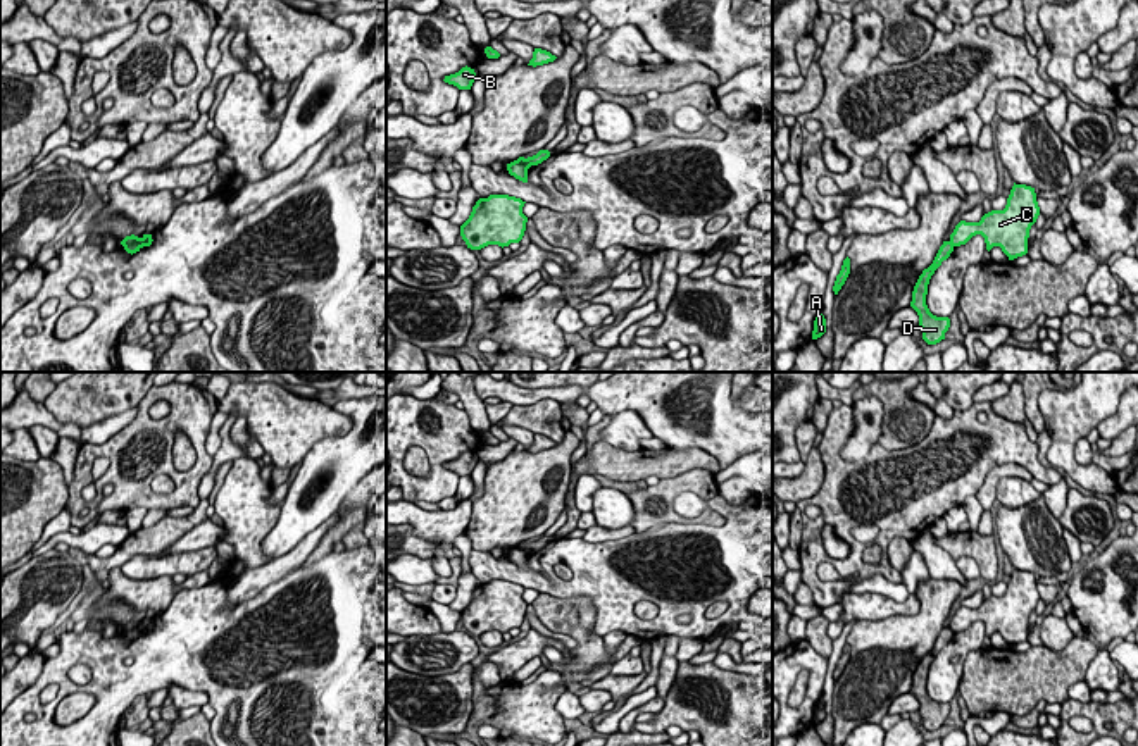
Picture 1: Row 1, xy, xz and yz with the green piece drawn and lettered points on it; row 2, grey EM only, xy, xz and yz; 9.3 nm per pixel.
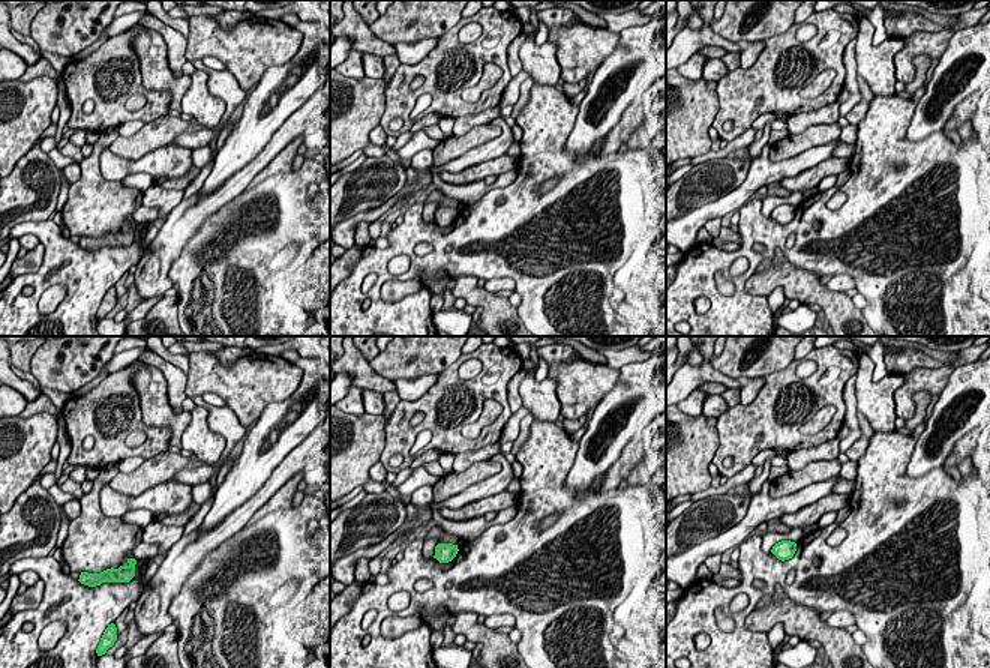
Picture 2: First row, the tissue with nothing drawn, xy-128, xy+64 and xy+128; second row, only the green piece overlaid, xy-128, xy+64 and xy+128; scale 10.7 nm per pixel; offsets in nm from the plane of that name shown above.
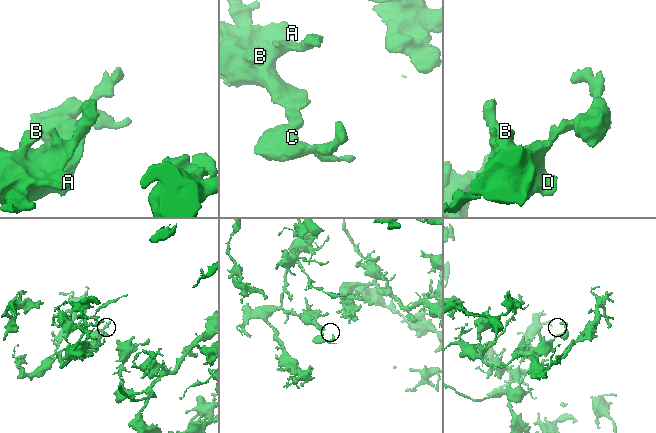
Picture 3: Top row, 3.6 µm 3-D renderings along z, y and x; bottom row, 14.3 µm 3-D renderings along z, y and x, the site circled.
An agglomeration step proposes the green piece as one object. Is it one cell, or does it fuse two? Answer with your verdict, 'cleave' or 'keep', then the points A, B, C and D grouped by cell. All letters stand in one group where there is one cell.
cleave | A B D / C

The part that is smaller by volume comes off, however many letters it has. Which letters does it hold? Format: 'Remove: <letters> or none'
Remove: C

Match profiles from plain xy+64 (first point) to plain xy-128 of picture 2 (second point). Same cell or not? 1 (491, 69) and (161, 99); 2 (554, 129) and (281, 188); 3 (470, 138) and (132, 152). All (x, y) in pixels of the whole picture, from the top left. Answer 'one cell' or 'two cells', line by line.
1: two cells
2: one cell
3: one cell

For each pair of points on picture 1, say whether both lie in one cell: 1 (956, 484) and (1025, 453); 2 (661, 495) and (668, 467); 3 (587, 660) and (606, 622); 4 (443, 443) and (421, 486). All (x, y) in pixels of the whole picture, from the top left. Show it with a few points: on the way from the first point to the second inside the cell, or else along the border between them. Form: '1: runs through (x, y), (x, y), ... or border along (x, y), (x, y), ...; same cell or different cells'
1: runs through (973, 469), (988, 453), (1007, 453); same cell
2: border along (704, 469), (688, 469), (661, 479); different cells
3: border along (585, 596), (592, 602), (595, 631), (602, 638); different cells
4: runs through (437, 455), (437, 474), (433, 478); same cell

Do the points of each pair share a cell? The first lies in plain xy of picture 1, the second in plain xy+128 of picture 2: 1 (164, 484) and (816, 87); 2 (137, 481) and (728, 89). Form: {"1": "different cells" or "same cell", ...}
{"1": "same cell", "2": "same cell"}

